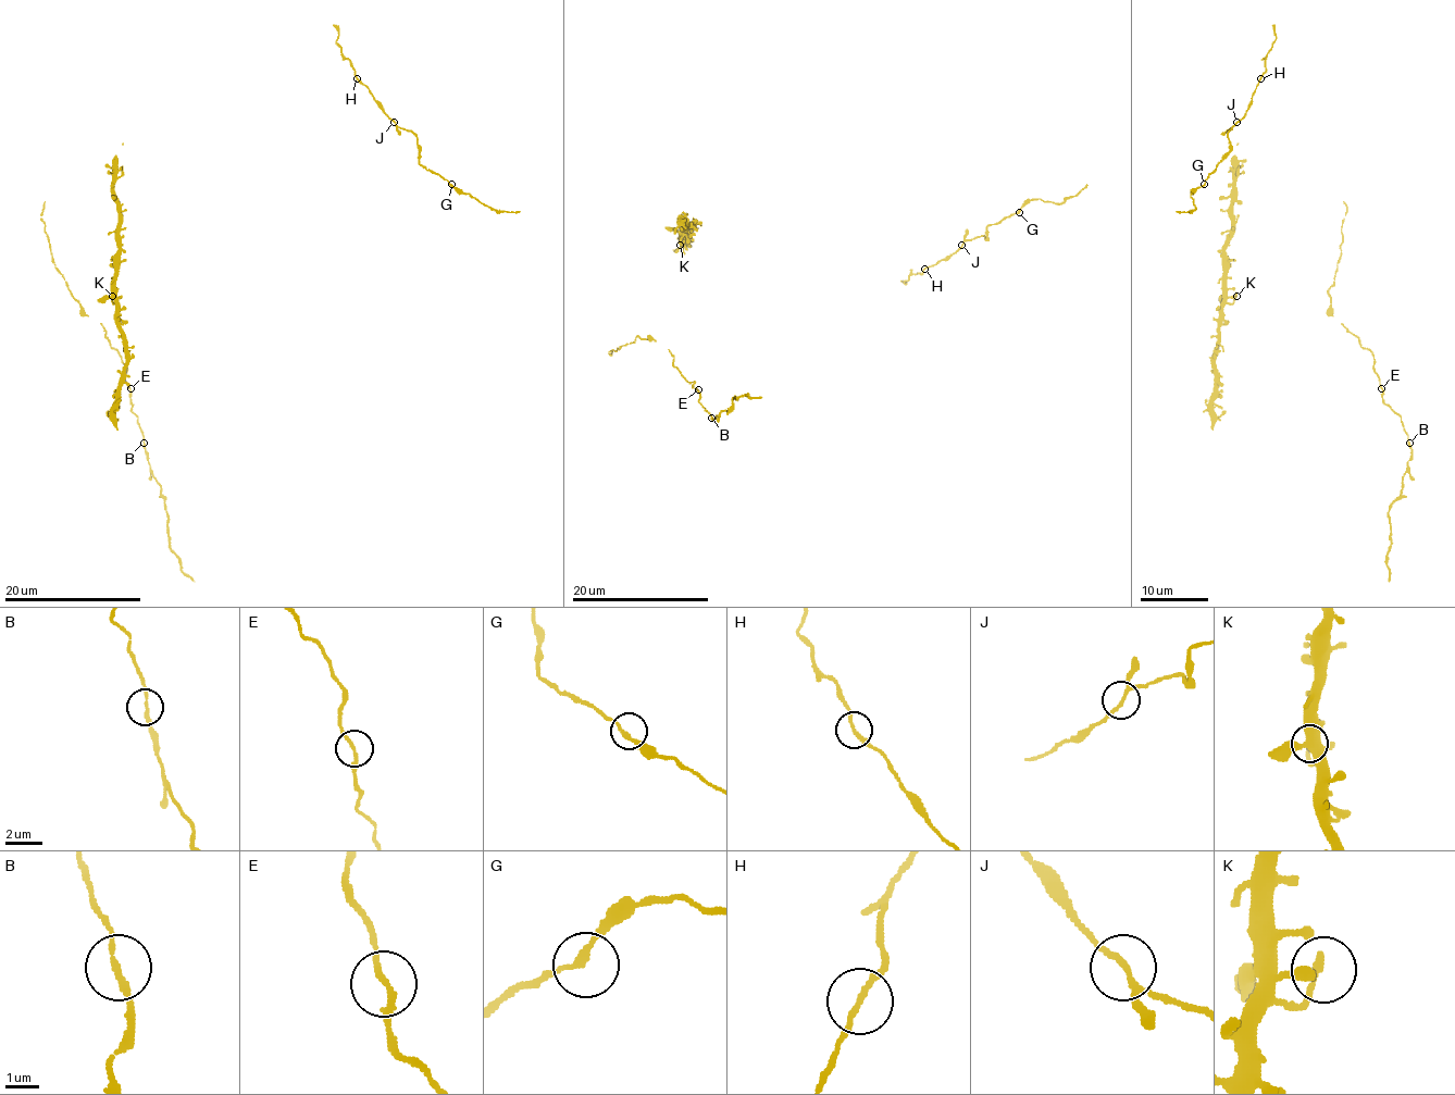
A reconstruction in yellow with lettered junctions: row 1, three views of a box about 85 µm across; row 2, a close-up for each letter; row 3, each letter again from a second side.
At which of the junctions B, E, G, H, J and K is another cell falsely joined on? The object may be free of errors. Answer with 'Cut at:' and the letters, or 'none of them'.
Cut at: none of them

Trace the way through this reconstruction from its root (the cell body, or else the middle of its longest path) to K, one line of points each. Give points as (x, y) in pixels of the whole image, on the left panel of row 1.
K: (114, 185), (120, 216), (114, 303), (112, 296)

